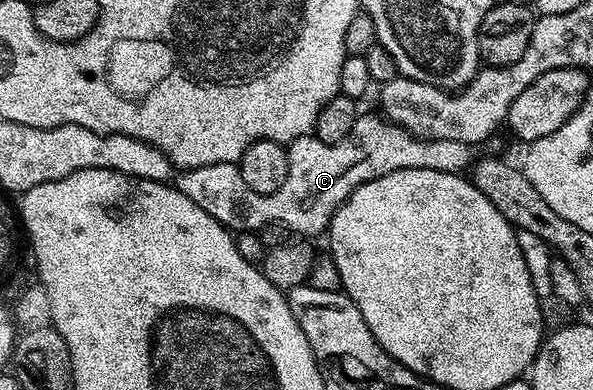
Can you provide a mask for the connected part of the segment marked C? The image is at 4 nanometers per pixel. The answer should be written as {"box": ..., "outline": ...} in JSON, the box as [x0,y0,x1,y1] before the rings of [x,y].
{"box":[174,113,473,239],"outline":[[[368,113],[357,116],[354,127],[342,143],[327,145],[315,137],[299,137],[298,140],[291,142],[287,146],[288,150],[288,170],[286,171],[286,183],[278,187],[270,195],[262,195],[254,191],[242,179],[239,164],[236,163],[216,163],[198,169],[186,169],[179,174],[180,178],[174,181],[176,188],[181,189],[186,195],[186,199],[194,199],[206,215],[214,215],[218,223],[222,223],[230,231],[237,234],[249,231],[259,231],[267,225],[285,225],[293,234],[299,235],[304,239],[313,239],[327,230],[329,223],[332,222],[334,211],[348,198],[362,183],[370,183],[374,179],[382,179],[382,175],[390,175],[394,171],[403,169],[433,169],[434,171],[446,171],[447,173],[463,174],[465,170],[473,164],[473,146],[462,143],[461,141],[430,141],[423,137],[414,137],[407,129],[402,129],[398,125],[393,125],[391,121],[383,116]]]}

